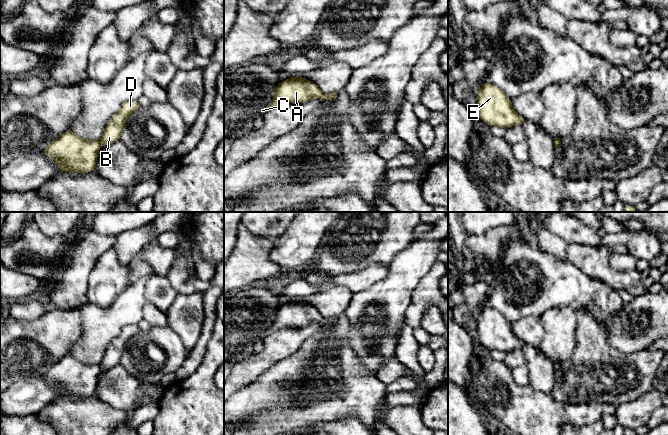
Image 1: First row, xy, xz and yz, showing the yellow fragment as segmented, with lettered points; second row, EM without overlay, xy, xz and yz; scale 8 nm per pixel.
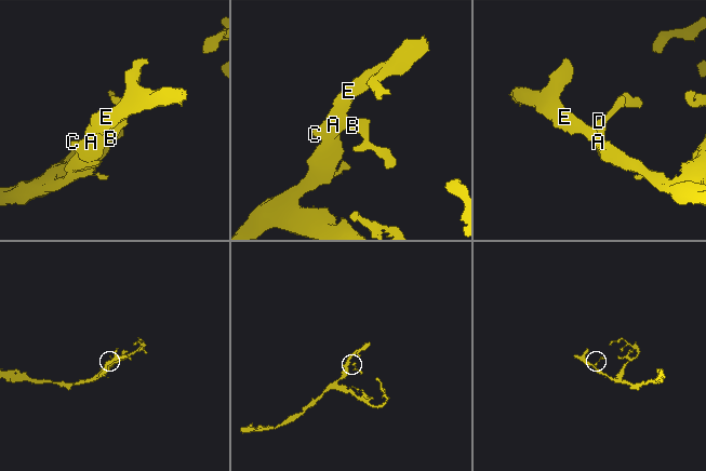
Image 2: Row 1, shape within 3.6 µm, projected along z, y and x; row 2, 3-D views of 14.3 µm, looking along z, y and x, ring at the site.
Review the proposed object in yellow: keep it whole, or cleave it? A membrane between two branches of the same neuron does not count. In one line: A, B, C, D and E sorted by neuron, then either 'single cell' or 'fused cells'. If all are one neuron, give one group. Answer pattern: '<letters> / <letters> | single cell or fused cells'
A B C D E | single cell

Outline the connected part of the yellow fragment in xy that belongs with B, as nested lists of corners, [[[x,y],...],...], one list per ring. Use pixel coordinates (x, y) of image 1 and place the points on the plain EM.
[[[126,325],[109,344],[100,364],[82,363],[70,354],[52,365],[43,377],[57,386],[60,397],[87,397],[95,394],[100,368],[109,369],[120,363],[126,343],[137,333],[138,325]]]

